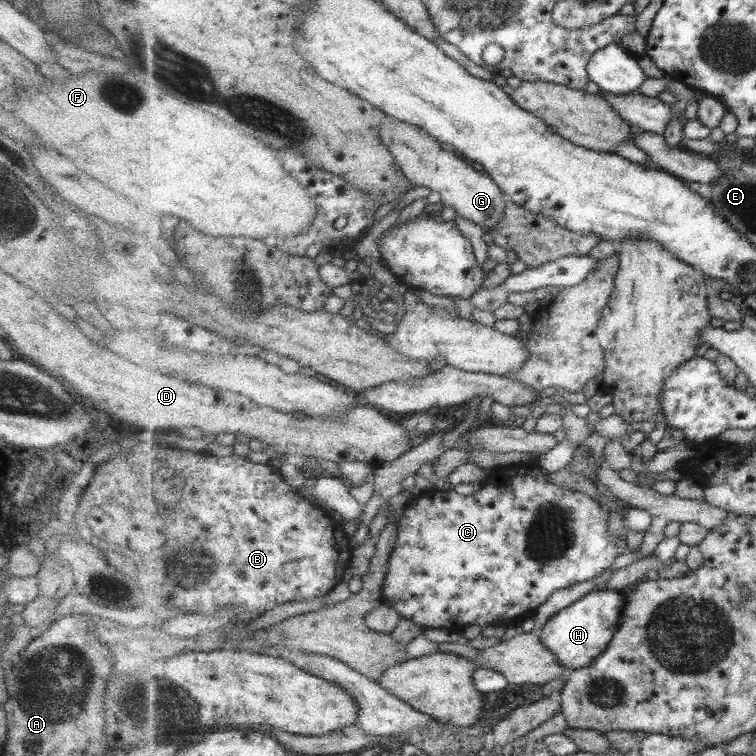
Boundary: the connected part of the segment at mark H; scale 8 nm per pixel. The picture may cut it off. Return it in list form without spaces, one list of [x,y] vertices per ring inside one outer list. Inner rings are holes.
[[[595,589],[569,608],[561,610],[537,632],[544,645],[557,655],[557,660],[567,671],[585,669],[609,648],[610,642],[624,621],[627,603],[627,591]]]

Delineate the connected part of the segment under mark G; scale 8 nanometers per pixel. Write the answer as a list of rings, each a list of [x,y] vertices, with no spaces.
[[[389,115],[380,126],[380,137],[384,145],[392,151],[411,187],[425,187],[439,193],[444,205],[456,210],[459,216],[479,225],[485,233],[491,234],[492,230],[501,226],[508,198],[487,172],[477,171],[464,159],[455,156],[453,151],[443,150],[441,142],[425,129]]]

